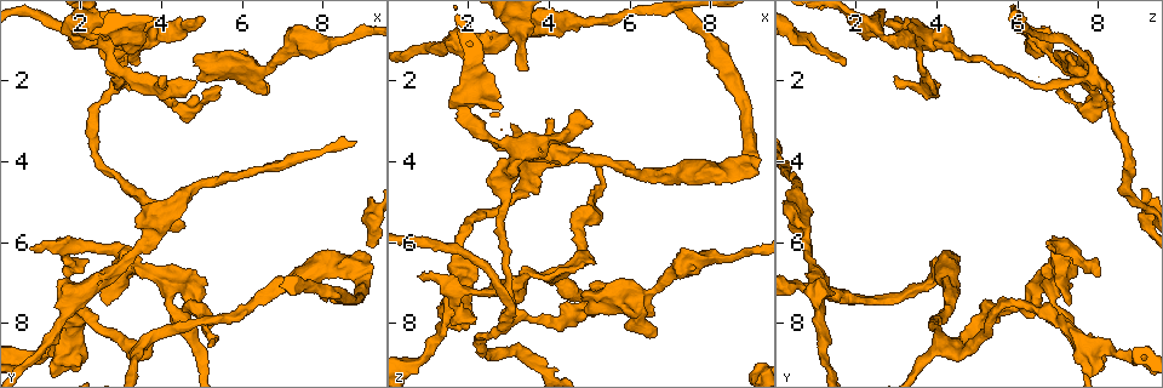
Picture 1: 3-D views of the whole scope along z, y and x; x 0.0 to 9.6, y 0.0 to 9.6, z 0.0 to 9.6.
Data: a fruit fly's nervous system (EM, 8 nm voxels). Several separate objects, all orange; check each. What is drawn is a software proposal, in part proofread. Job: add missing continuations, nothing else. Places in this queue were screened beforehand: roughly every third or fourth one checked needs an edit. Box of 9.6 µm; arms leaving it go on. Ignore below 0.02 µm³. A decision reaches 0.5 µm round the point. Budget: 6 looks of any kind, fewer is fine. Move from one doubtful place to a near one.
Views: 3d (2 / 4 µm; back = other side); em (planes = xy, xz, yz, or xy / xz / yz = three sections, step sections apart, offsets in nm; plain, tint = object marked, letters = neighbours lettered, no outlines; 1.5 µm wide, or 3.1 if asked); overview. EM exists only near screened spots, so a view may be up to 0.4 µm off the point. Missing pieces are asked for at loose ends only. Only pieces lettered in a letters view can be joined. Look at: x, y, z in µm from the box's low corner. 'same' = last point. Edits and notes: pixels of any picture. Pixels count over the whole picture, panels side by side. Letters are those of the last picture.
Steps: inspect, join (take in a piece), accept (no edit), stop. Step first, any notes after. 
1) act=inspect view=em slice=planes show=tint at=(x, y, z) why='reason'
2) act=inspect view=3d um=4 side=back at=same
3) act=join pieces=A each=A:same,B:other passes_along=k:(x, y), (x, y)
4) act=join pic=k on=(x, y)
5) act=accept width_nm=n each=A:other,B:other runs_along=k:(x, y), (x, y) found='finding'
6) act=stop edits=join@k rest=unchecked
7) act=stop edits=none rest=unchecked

act=inspect view=3d um=4 at=(1.40, 6.95, 1.05)

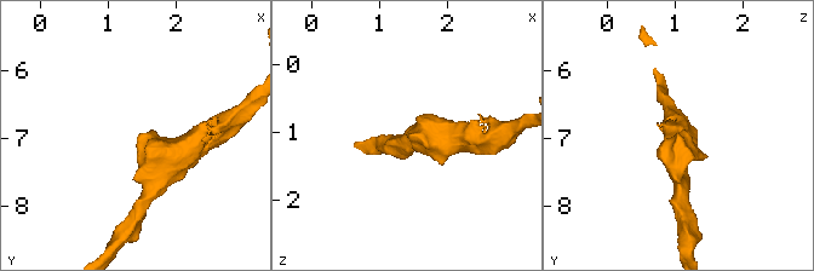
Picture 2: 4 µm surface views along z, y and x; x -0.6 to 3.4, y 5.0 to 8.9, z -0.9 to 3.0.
act=inspect view=em slice=yz step=4 show=tint at=(1.45, 6.90, 1.05)

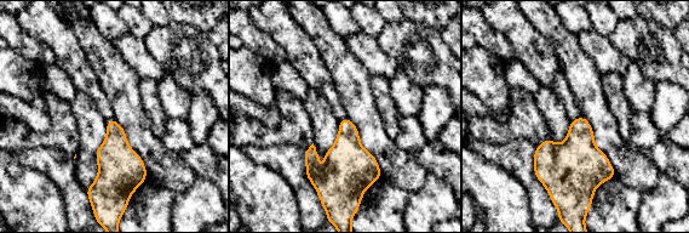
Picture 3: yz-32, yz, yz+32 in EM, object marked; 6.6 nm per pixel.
act=inspect view=em slice=planes show=letters at=same why='another direction'

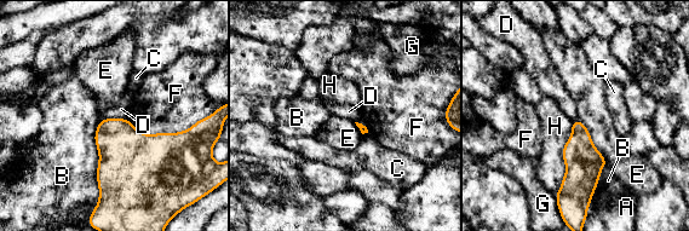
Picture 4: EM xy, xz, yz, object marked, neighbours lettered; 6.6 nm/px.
act=accept each=A:other,B:other,C:other,D:other,E:other,F:other,G:other,H:other border=4:(578, 117), (608, 166) found='no lettered piece goes on from it'

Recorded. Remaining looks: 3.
act=inspect view=3d um=4 at=(0.75, 6.20, 6.85) why='free end'

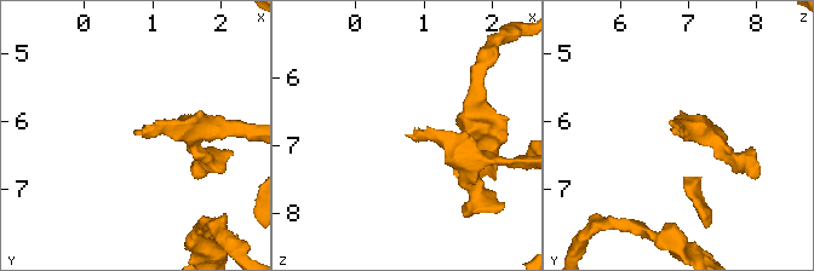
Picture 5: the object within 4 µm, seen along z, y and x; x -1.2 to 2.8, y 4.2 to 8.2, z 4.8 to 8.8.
act=inspect view=em slice=xy step=8 show=tint at=(0.70, 6.15, 6.85)

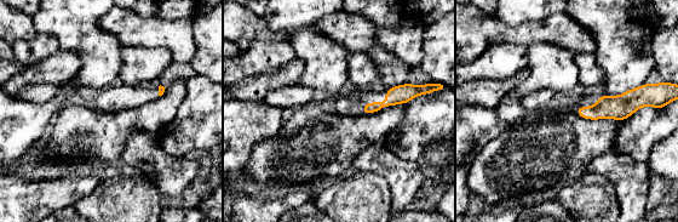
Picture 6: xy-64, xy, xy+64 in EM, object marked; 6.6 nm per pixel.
act=inspect view=em slice=planes show=letters at=same

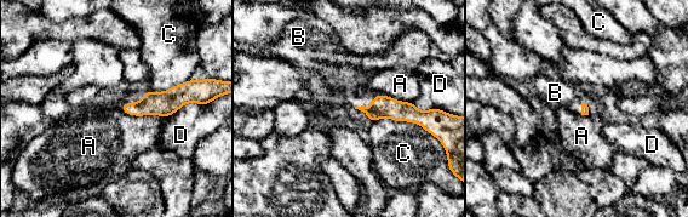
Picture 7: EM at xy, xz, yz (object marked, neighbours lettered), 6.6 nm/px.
act=join pieces=B each=A:other,B:same,C:other,D:other passes_along=7:(383, 106), (372, 104), (350, 81) found='the cell continues'

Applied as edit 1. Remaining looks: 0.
act=stop edits=join@7 rest=unchecked

